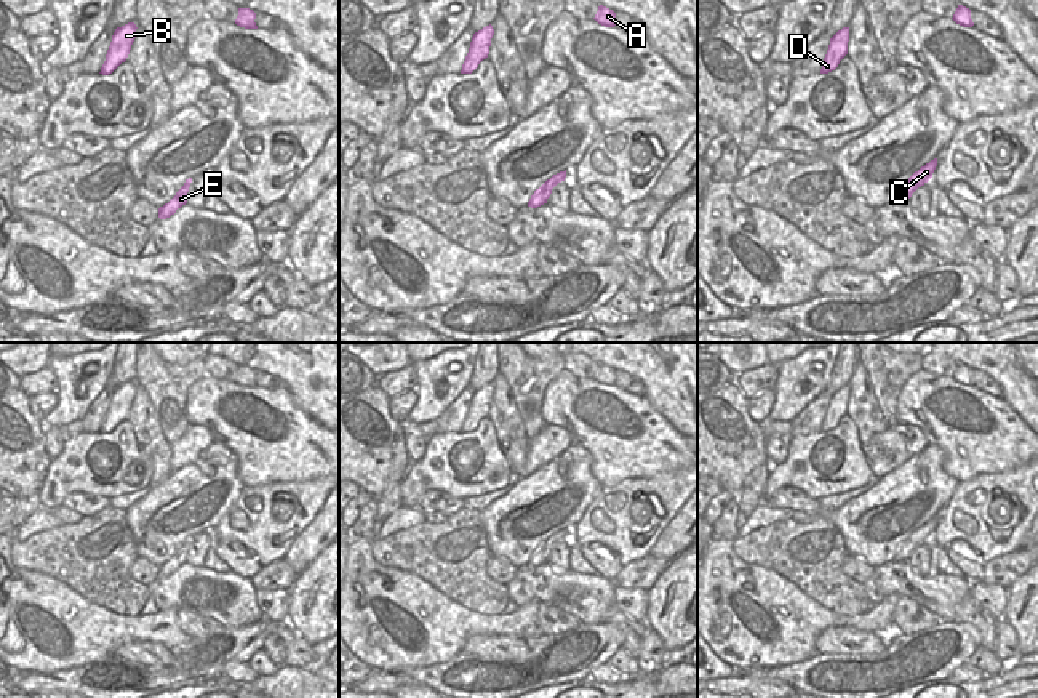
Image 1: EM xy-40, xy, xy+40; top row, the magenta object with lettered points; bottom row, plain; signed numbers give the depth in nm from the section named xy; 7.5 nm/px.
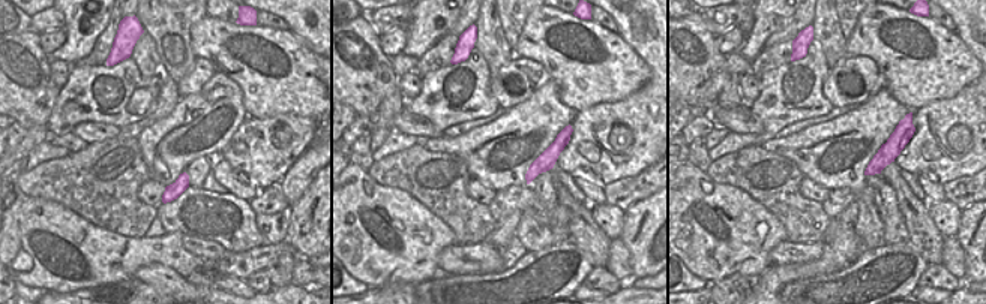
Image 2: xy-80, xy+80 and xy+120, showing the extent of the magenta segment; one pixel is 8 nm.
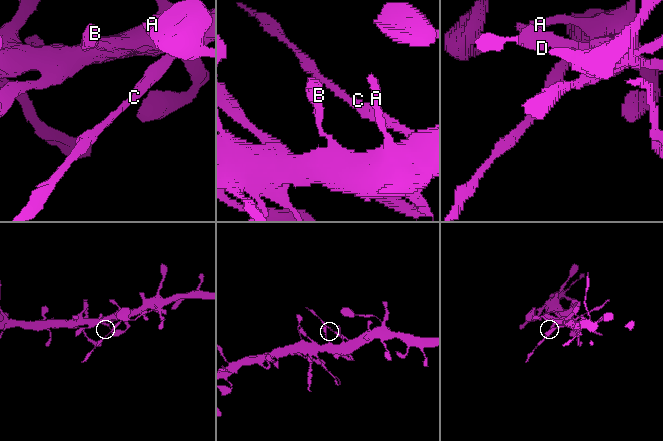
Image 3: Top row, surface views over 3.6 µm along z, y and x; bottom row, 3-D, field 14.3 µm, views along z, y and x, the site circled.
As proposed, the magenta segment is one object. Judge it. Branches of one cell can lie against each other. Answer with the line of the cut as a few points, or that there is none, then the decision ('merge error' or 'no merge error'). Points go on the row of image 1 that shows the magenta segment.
xy (542, 184), (547, 197) | merge error

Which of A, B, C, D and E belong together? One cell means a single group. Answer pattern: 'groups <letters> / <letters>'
groups A B C D / E

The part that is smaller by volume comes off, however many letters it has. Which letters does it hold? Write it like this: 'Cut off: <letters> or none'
Cut off: E

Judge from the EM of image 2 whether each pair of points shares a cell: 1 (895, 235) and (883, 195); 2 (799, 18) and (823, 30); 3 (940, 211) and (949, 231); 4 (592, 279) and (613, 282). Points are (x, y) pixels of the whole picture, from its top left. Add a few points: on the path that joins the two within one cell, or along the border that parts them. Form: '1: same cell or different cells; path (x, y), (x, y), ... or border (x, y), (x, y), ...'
1: same cell; path (895, 225), (887, 205)
2: different cells; border (815, 15), (811, 24)
3: same cell; path (944, 216), (949, 226)
4: same cell; path (596, 279), (608, 282)

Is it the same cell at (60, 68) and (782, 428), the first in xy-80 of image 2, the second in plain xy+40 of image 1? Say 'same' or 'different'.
different

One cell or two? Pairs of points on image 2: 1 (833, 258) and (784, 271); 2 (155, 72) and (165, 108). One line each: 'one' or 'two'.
1: one
2: one

